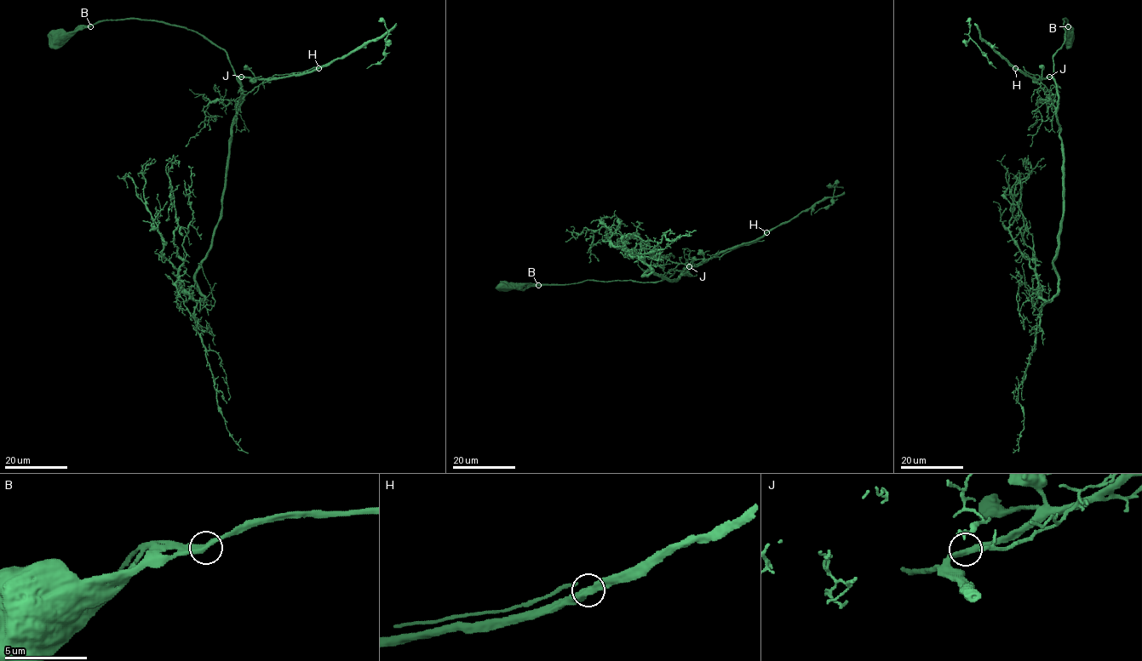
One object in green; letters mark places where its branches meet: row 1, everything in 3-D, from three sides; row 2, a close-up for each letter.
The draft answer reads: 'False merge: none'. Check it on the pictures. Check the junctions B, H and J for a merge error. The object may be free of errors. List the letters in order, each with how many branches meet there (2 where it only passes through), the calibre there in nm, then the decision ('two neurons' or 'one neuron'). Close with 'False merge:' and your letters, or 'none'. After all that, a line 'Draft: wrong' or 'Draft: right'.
B: 2 branches meet; 440 nm thick; one neuron
H: 2 branches meet; 440 nm thick; one neuron
J: 2 branches meet; 420 nm thick; one neuron
False merge: none
Draft: right

